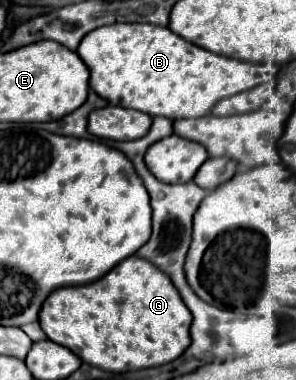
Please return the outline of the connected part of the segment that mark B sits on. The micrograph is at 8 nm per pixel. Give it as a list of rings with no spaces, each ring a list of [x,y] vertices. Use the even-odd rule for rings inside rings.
[[[114,23],[90,31],[80,47],[76,49],[80,59],[90,69],[90,89],[106,99],[110,105],[122,105],[126,109],[136,109],[148,113],[150,117],[168,117],[168,119],[192,119],[204,117],[212,107],[226,97],[254,89],[260,83],[272,81],[276,75],[276,65],[272,63],[248,63],[222,55],[214,55],[194,43],[184,41],[180,35],[172,33],[168,27],[158,27],[150,23]]]

